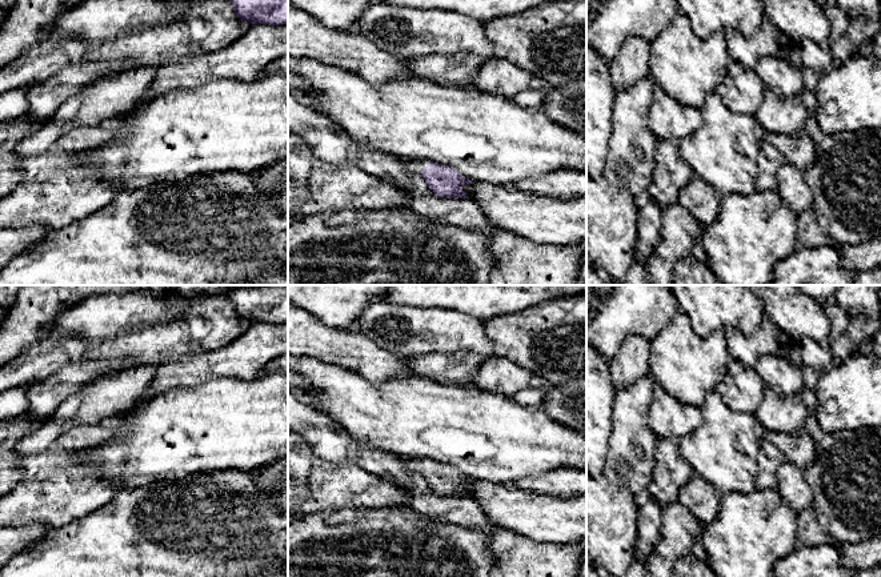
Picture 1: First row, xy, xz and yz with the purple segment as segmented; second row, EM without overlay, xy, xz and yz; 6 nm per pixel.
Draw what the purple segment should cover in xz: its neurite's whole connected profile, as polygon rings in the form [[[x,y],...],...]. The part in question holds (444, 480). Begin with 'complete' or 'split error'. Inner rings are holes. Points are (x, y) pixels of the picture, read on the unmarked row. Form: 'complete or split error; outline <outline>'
split error; outline [[[420,458],[411,460],[409,469],[421,474],[428,486],[442,497],[468,497],[468,492],[461,488],[462,482],[470,482],[457,468],[441,462]]]

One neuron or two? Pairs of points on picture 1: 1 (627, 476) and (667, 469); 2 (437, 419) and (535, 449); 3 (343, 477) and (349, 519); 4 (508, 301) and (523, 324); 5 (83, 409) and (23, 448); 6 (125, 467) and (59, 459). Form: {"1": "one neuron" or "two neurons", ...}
{"1": "two neurons", "2": "one neuron", "3": "two neurons", "4": "two neurons", "5": "one neuron", "6": "two neurons"}

